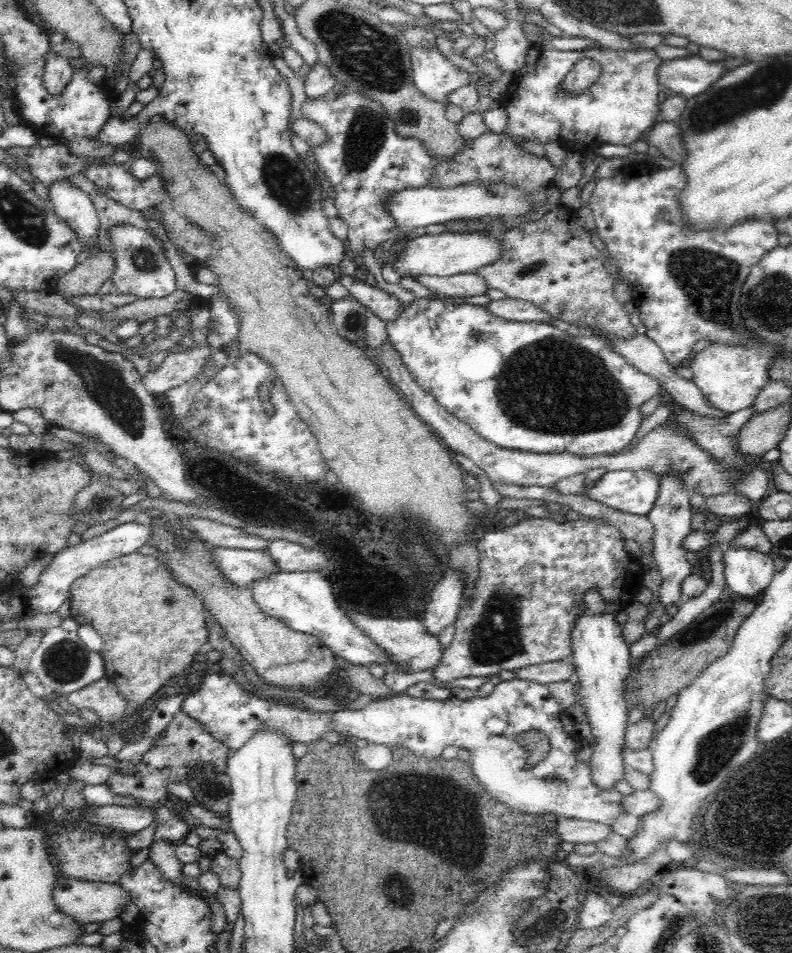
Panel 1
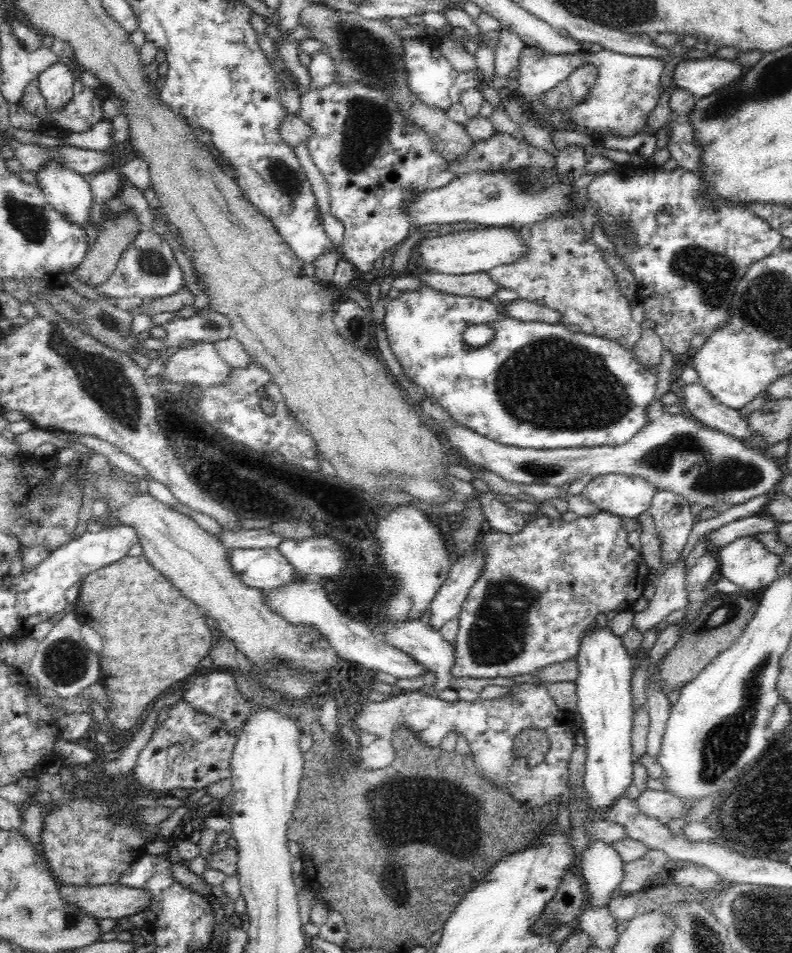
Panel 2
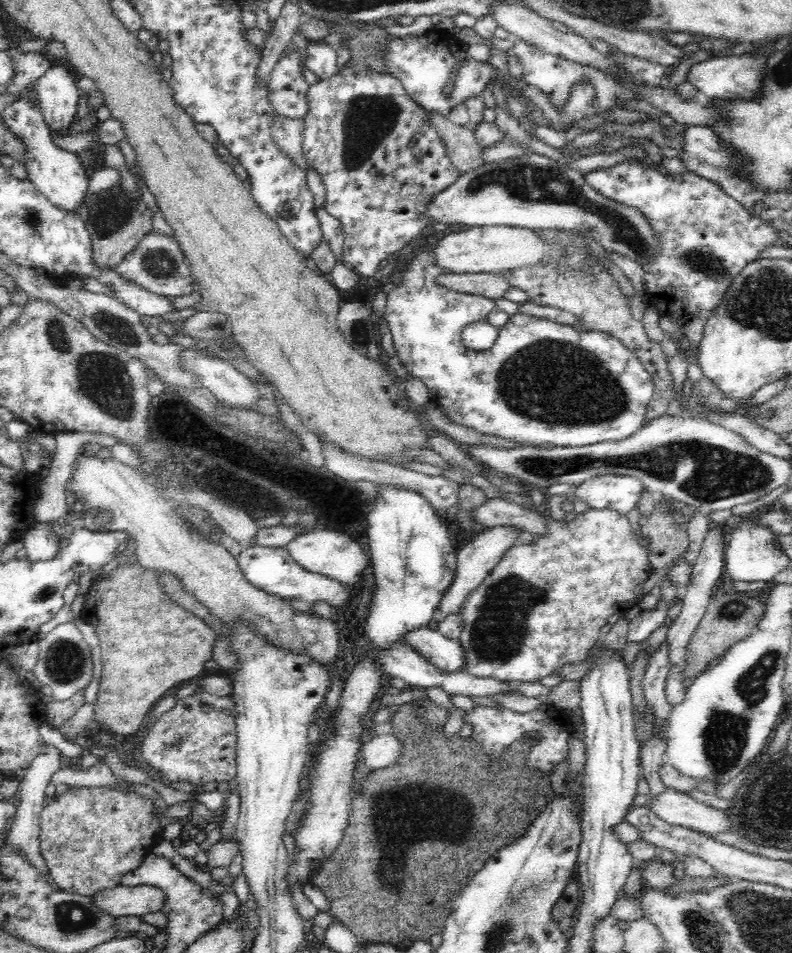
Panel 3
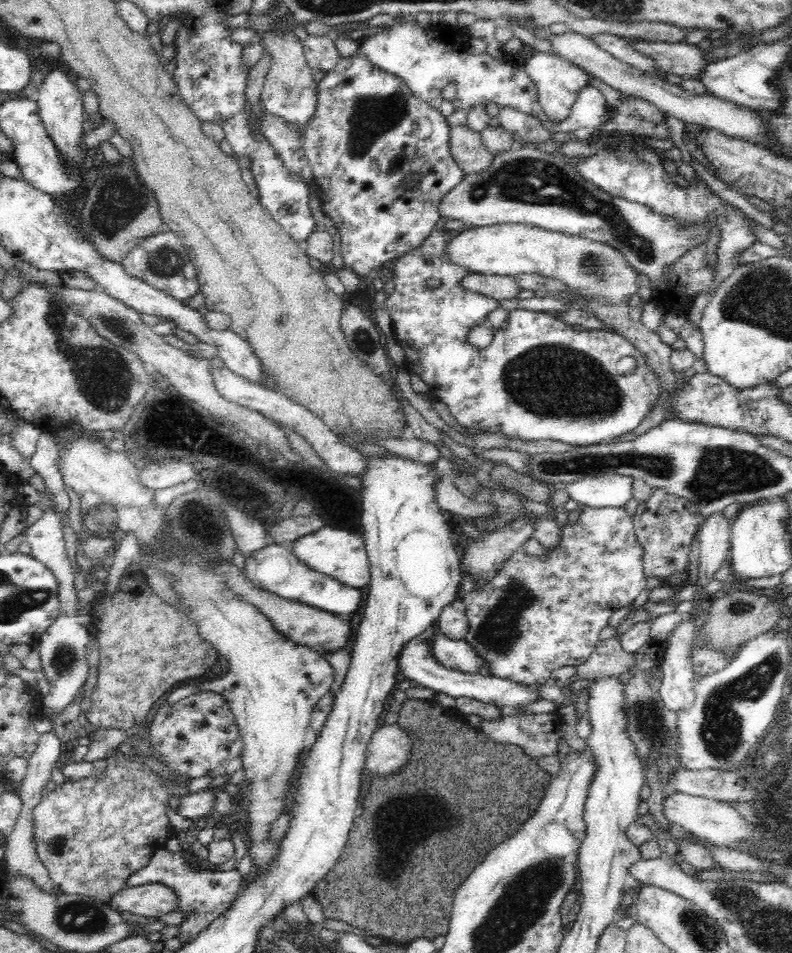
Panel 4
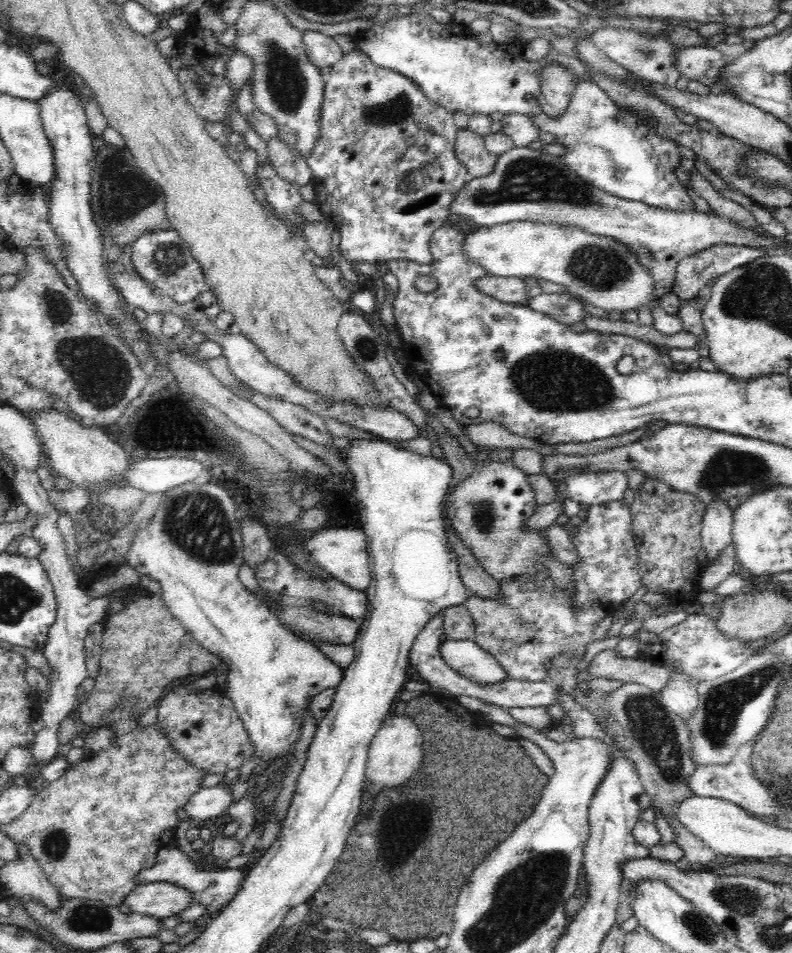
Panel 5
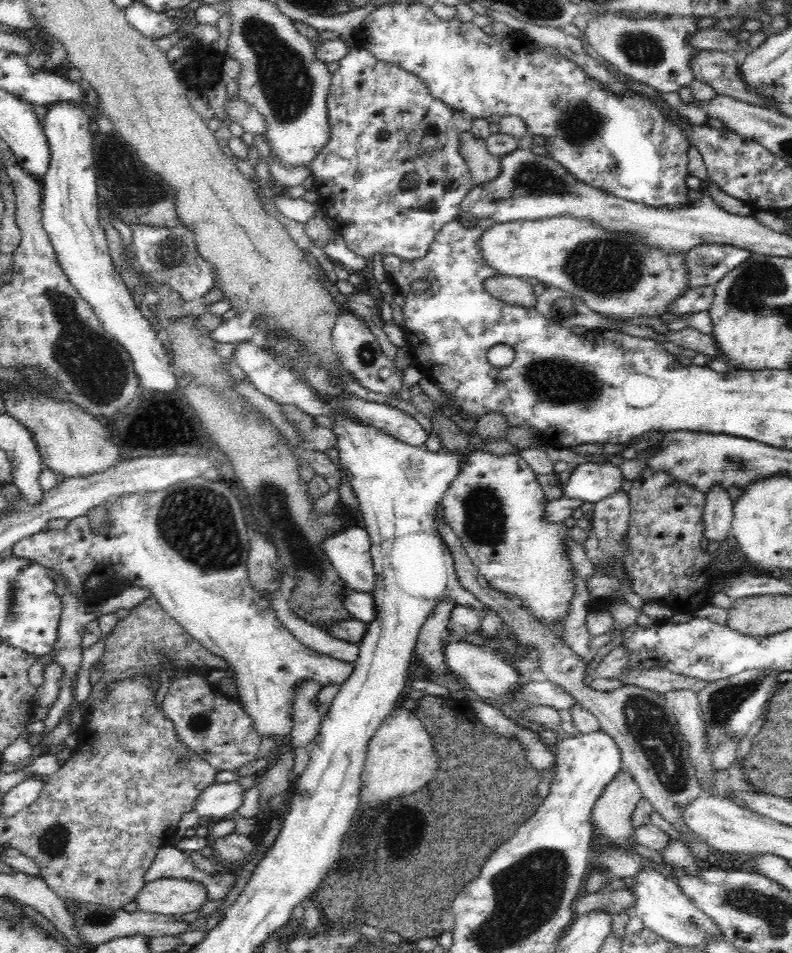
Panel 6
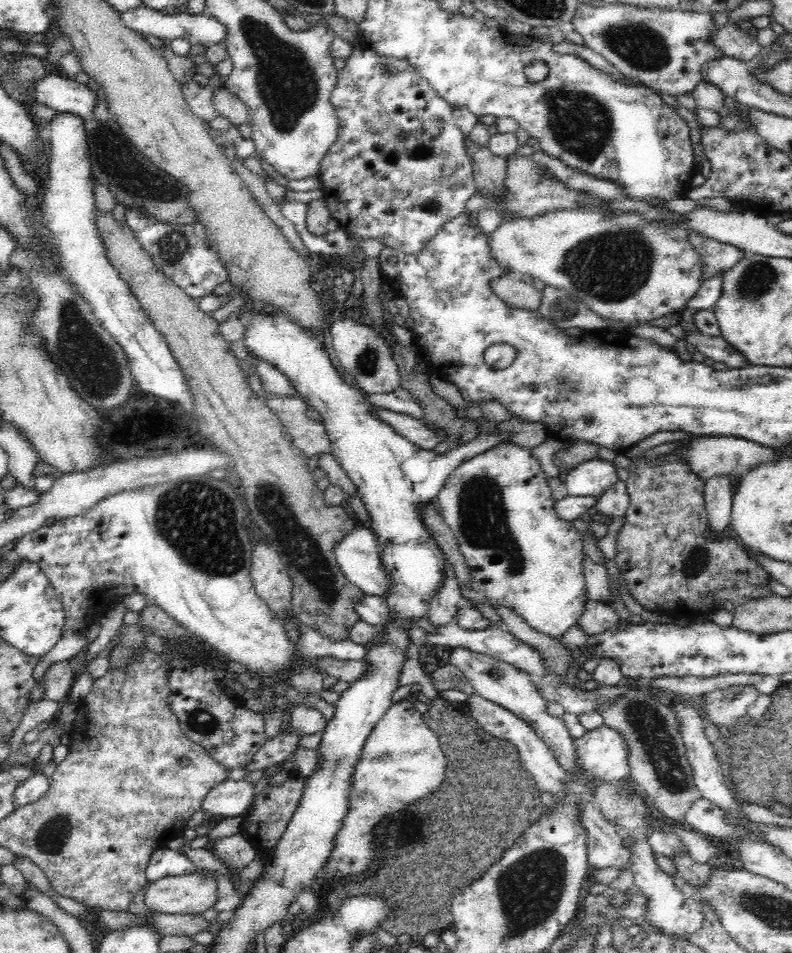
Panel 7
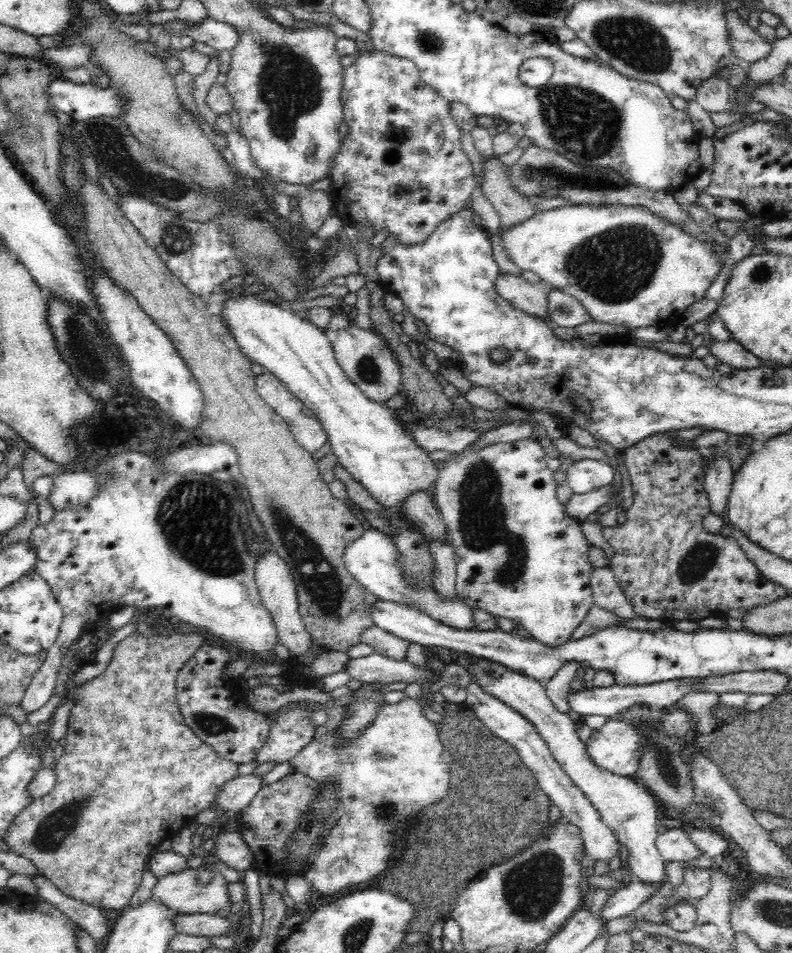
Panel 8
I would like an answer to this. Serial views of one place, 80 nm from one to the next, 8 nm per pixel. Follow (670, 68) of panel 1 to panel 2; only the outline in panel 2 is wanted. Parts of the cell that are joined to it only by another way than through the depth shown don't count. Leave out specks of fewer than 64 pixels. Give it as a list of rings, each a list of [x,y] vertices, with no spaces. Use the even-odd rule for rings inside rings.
[[[708,57],[706,60],[689,59],[683,60],[676,64],[671,73],[672,86],[674,88],[682,88],[694,98],[702,98],[708,96],[712,92],[716,92],[722,88],[724,84],[730,84],[732,80],[738,80],[746,67],[738,65],[733,60],[716,60],[716,58]]]

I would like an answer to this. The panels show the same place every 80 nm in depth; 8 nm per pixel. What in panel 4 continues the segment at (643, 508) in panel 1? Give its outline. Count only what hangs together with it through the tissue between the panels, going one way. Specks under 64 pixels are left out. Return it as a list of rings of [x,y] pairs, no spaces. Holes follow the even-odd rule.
[[[618,474],[583,478],[566,484],[570,498],[590,508],[624,508],[633,498],[634,478]]]

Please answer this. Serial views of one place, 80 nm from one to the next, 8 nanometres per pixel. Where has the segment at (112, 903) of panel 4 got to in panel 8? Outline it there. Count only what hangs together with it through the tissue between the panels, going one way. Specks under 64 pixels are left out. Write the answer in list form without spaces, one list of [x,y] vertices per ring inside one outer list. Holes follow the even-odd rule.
[[[205,867],[188,869],[161,877],[152,890],[150,900],[162,904],[167,910],[178,912],[179,915],[214,914],[216,911],[224,913],[229,908],[226,884],[226,880],[215,870]]]

